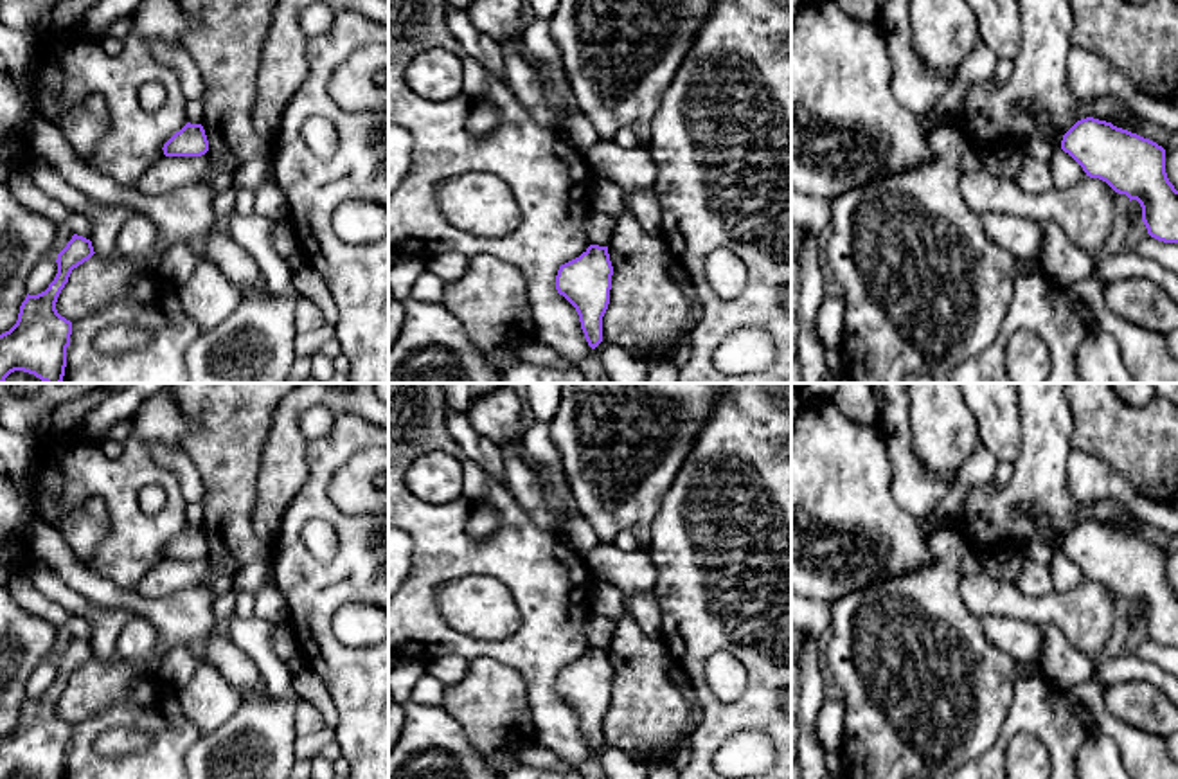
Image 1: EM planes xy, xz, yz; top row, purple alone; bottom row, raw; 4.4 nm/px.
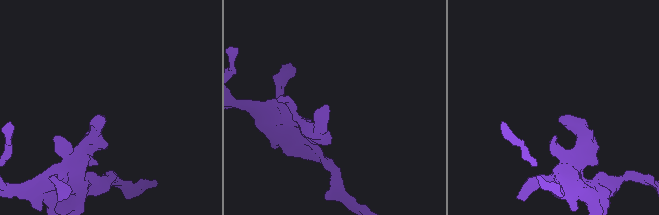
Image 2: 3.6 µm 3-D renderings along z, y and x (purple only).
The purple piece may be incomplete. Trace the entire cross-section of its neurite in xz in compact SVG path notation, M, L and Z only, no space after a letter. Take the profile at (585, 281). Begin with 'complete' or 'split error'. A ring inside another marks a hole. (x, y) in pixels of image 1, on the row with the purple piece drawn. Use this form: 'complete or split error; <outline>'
complete; M590 245L579 257L559 266L556 290L577 311L592 349L602 342L602 317L610 304L613 266L608 246Z

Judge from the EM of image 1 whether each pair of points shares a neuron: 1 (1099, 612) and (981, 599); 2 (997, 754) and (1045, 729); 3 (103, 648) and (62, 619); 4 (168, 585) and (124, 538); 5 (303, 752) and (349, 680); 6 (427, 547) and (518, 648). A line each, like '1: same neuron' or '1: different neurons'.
1: same neuron
2: same neuron
3: different neurons
4: different neurons
5: different neurons
6: same neuron

